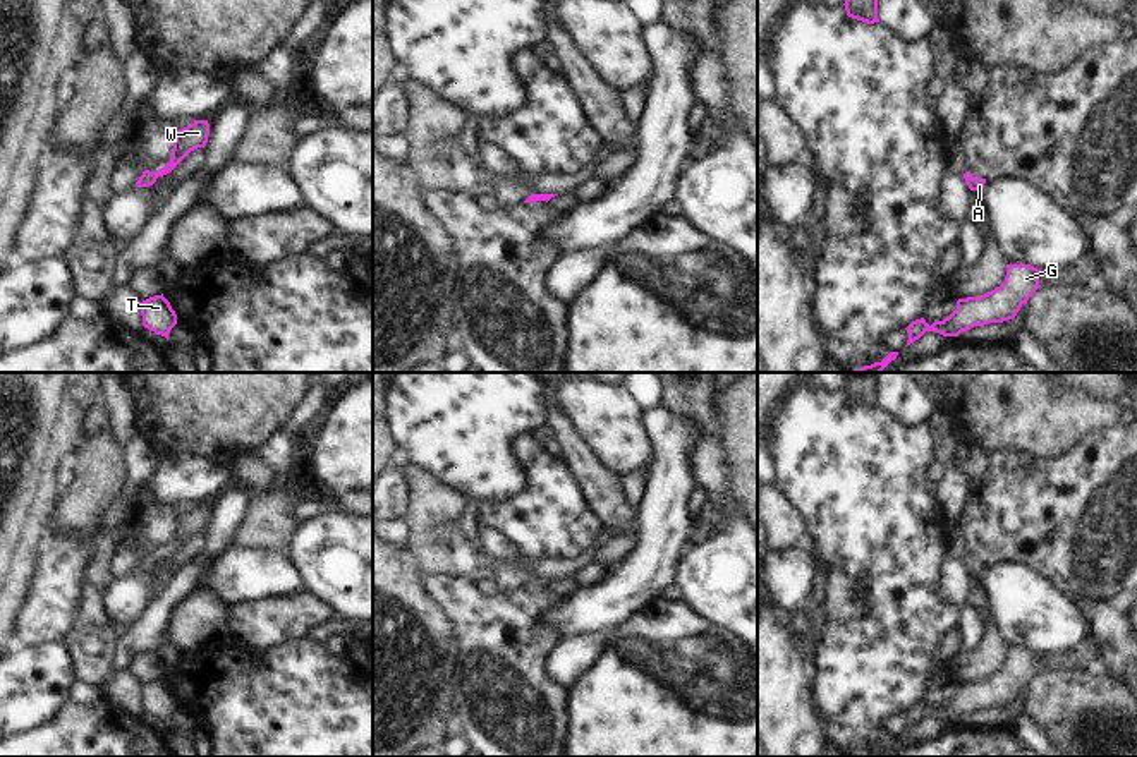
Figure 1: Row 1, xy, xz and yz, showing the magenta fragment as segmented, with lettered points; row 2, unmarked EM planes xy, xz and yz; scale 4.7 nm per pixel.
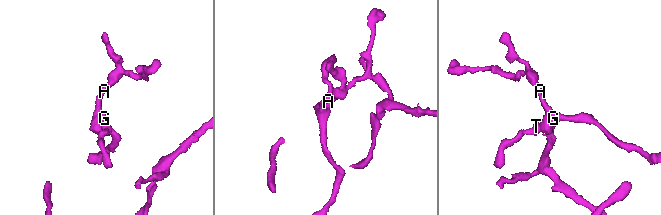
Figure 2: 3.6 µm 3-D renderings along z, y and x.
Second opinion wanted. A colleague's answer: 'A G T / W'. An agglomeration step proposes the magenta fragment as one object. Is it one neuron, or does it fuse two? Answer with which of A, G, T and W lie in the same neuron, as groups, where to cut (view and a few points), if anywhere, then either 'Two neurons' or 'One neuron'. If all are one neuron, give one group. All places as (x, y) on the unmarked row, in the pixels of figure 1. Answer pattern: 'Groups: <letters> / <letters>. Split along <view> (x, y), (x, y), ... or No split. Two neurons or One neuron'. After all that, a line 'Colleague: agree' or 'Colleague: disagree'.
Groups: A G T W. No split. One neuron
Colleague: disagree

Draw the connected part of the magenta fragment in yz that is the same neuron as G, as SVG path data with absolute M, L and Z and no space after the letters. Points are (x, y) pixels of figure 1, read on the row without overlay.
M1006 649L1005 666L981 680L957 685L957 693L943 706L931 711L924 702L912 706L905 714L907 730L919 724L926 716L936 716L943 721L958 721L974 711L1003 707L1013 704L1029 681L1039 673L1041 654L1031 649Z

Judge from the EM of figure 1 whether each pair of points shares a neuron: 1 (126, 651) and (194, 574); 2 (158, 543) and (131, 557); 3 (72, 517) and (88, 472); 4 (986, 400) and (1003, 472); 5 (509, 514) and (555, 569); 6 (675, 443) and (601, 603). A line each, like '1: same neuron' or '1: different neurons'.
1: same neuron
2: different neurons
3: same neuron
4: different neurons
5: different neurons
6: same neuron

